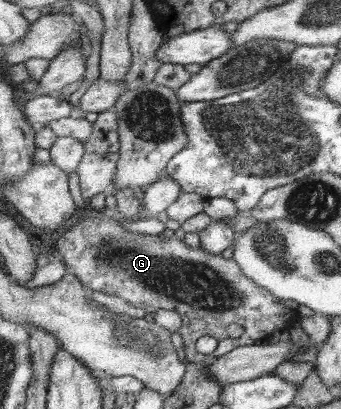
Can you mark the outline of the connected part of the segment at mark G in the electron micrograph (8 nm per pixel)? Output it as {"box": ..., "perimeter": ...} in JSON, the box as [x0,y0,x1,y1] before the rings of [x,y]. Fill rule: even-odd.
{"box":[55,212,296,364],"perimeter":[[[103,212],[81,217],[56,241],[56,248],[55,254],[62,255],[69,272],[93,291],[121,296],[138,308],[150,305],[178,312],[183,322],[179,333],[184,340],[185,356],[194,364],[222,356],[240,345],[276,337],[278,326],[285,330],[296,316],[292,308],[278,302],[267,288],[248,277],[234,259],[206,252],[201,246],[190,248],[174,235],[163,238],[130,233]],[[193,318],[201,318],[206,323],[203,333],[219,341],[213,353],[203,355],[196,351],[200,334],[189,327]],[[230,324],[244,328],[239,341],[229,341],[226,330]]]}

